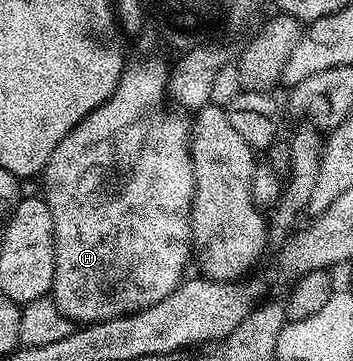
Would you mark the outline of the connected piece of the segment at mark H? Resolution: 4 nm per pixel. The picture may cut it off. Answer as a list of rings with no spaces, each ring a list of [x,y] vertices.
[[[155,57],[124,66],[115,92],[64,137],[41,172],[41,195],[53,213],[55,230],[55,276],[50,294],[75,325],[132,315],[169,297],[183,282],[183,270],[193,259],[192,120],[182,110],[167,108],[169,67],[151,58]]]

